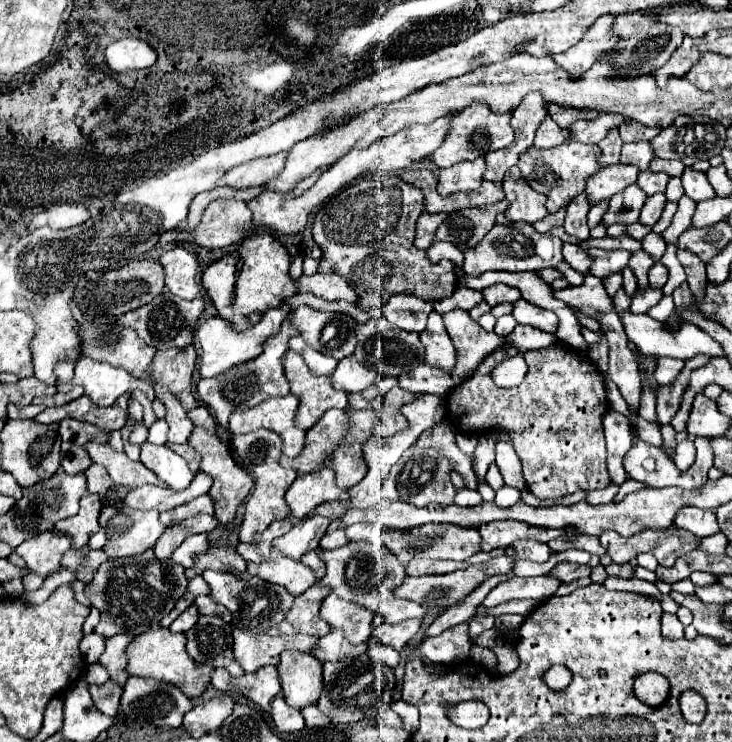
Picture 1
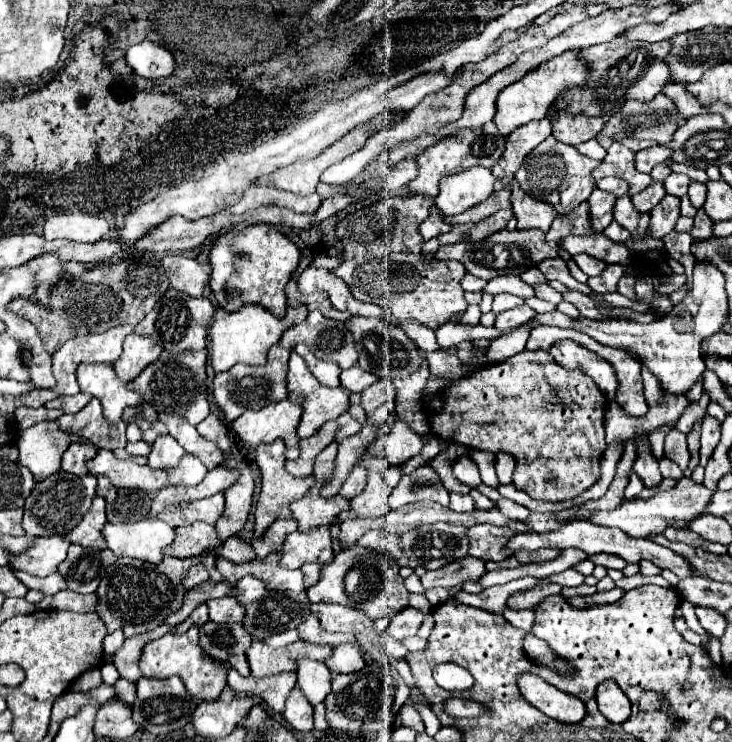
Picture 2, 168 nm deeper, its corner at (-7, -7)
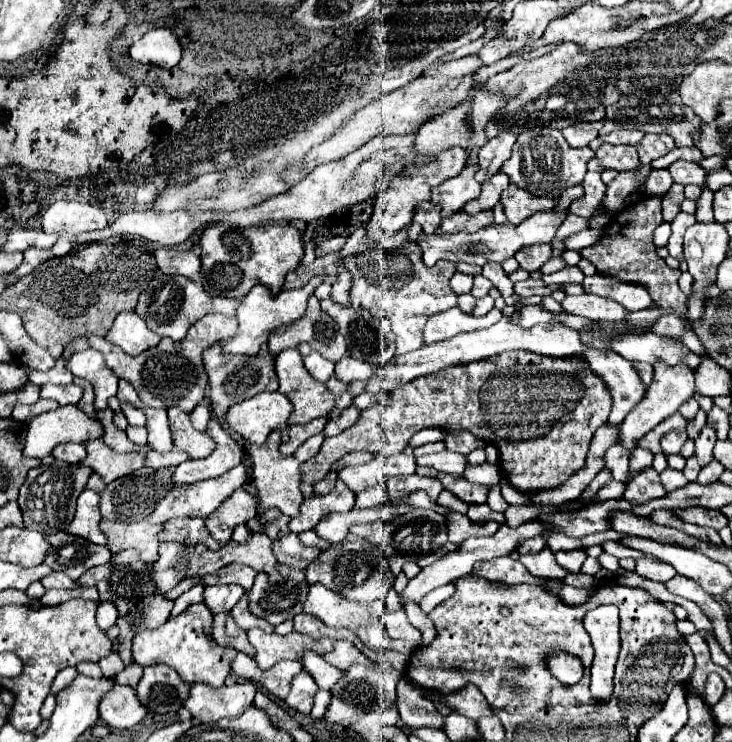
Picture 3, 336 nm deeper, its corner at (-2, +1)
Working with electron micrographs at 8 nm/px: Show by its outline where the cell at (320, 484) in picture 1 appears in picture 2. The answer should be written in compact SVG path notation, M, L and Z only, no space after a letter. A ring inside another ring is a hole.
M306 494L304 498L290 504L290 510L298 522L298 530L314 530L316 526L330 526L336 522L338 514L348 508L350 502L340 496L322 498Z

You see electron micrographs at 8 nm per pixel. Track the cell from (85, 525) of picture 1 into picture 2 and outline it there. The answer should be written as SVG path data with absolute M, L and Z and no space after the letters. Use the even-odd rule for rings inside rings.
M96 496L90 510L82 518L82 522L68 534L68 540L84 548L106 548L104 538L102 538L102 526L106 524L104 506L106 502Z

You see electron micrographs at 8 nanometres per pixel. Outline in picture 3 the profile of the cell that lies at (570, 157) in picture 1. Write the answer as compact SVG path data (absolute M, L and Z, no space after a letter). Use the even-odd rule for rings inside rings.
M533 128L525 130L517 136L513 156L503 164L503 172L515 182L519 188L535 194L535 196L553 196L559 198L563 190L577 186L583 182L587 162L593 158L593 150L589 146L583 148L571 148L567 142L563 142L563 136L559 130L551 128Z

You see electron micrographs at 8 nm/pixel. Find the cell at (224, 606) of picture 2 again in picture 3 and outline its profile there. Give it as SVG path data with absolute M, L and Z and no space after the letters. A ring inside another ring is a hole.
M207 586L205 588L205 604L213 614L231 612L231 608L241 600L245 590L241 586Z

